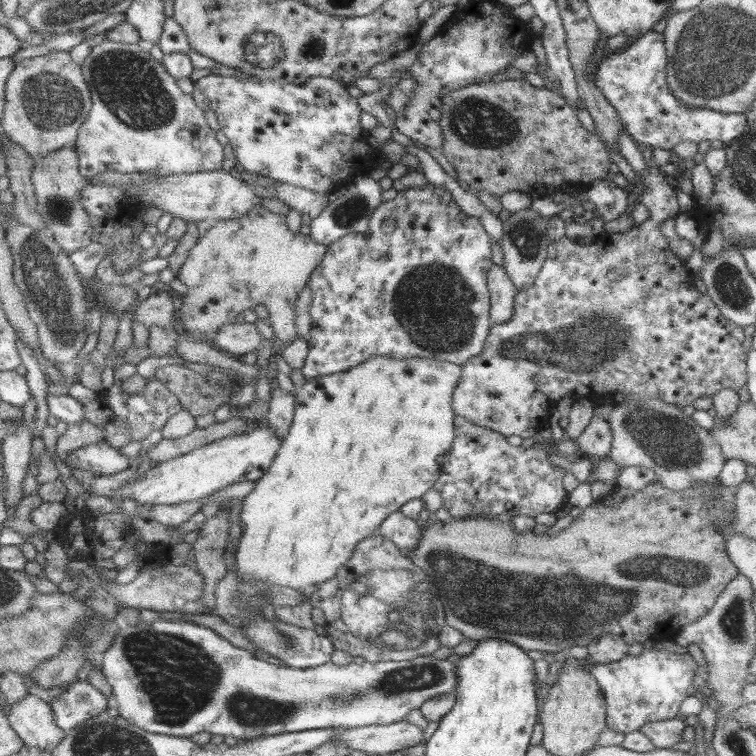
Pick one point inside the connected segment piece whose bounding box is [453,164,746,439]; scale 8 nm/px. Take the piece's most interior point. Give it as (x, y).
(621, 313)

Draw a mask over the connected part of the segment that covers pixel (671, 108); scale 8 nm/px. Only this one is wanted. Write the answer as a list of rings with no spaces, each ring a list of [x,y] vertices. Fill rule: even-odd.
[[[656,31],[644,32],[634,40],[628,41],[619,50],[598,52],[595,61],[597,68],[593,72],[594,85],[600,90],[603,98],[615,109],[619,117],[622,130],[634,141],[642,142],[646,147],[671,150],[678,142],[694,142],[699,144],[703,140],[719,140],[723,144],[731,143],[749,125],[748,117],[741,113],[715,112],[706,108],[687,108],[671,94],[665,80],[666,50],[663,44],[663,35]]]

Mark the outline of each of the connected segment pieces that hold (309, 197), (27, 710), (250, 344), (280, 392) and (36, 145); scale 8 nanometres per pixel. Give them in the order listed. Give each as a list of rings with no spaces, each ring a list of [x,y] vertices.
[[[279,180],[275,181],[281,184],[270,188],[271,192],[277,198],[285,201],[290,207],[296,209],[300,214],[308,214],[311,219],[314,219],[321,216],[324,210],[330,206],[325,193],[317,194],[315,191],[294,184],[287,184]]]
[[[28,693],[6,710],[13,730],[29,747],[38,747],[53,753],[53,749],[66,738],[67,731],[55,720],[51,704],[39,695]]]
[[[231,323],[221,326],[215,345],[233,356],[255,353],[264,338],[255,323]]]
[[[273,385],[270,402],[265,424],[273,427],[284,440],[294,422],[295,396],[287,392],[287,390],[279,389]]]
[[[70,51],[23,59],[6,85],[4,134],[37,159],[60,148],[73,147],[93,107],[94,100],[83,76],[82,64],[72,59]]]

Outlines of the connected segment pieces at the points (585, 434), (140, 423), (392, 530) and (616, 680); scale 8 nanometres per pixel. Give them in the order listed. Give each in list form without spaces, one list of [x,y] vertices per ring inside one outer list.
[[[596,415],[590,419],[588,425],[575,440],[579,455],[606,456],[610,444],[610,428],[605,420]]]
[[[123,363],[114,372],[114,383],[109,388],[103,388],[97,392],[99,403],[102,403],[114,413],[113,419],[103,426],[106,432],[104,440],[117,449],[133,440],[145,440],[155,430],[161,431],[175,414],[183,410],[180,398],[157,378],[147,380],[145,389],[136,395],[123,392],[121,390],[123,380],[131,378],[137,373],[138,368],[136,365]]]
[[[403,512],[390,514],[380,527],[379,533],[392,540],[403,553],[415,551],[422,539],[422,521],[405,516]]]
[[[649,646],[637,656],[627,654],[605,664],[589,662],[588,666],[606,704],[606,728],[623,733],[637,731],[646,722],[678,717],[677,709],[683,698],[698,695],[692,685],[695,669],[696,662],[689,653],[670,653]]]

